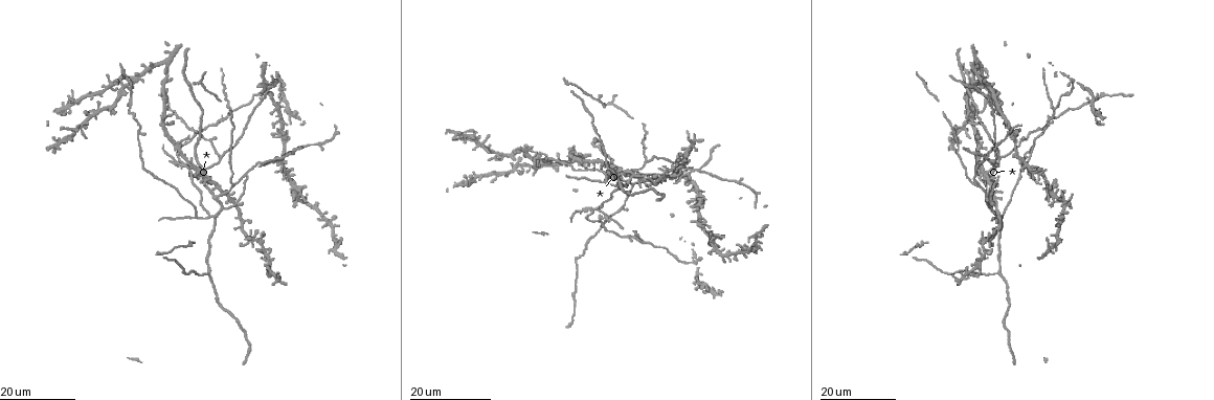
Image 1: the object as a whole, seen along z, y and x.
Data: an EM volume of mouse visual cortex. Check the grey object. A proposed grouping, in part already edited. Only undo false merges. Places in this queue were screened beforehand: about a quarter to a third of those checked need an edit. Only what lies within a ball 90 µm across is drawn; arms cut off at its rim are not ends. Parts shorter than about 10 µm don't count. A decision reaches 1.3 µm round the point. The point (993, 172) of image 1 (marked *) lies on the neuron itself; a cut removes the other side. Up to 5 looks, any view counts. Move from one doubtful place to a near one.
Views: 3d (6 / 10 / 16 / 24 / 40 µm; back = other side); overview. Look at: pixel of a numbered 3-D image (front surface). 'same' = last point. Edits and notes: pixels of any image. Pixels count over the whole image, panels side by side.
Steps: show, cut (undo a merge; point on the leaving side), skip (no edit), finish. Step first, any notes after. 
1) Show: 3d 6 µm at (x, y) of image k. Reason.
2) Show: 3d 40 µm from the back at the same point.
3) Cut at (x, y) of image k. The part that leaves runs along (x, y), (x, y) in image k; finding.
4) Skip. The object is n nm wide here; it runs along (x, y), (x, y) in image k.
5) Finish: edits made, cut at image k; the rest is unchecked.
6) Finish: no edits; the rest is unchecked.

Show: 3d 24 µm at (210, 218) of image 1. Branch point.

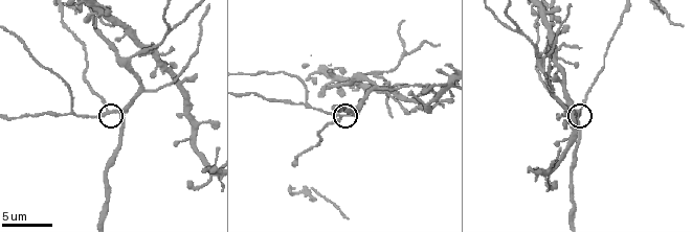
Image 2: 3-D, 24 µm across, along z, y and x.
Show: 3d 6 µm at (108, 109) of image 2.

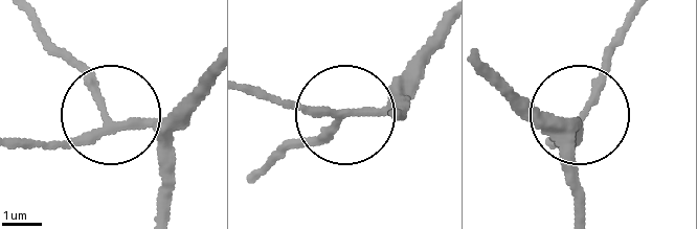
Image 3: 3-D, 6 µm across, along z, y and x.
Skip. 3 arms meet here; it runs along (201, 76), (151, 122), (102, 119), (71, 139), (24, 146) in image 3; continuous, no second neuron.

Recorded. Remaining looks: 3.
Show: 3d 16 µm at (597, 208) of image 1. Four or more arms meet.

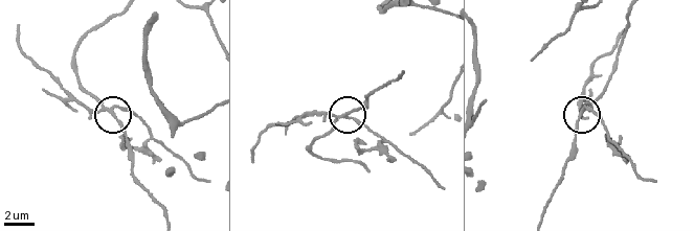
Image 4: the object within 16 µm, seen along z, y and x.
Show: 3d 10 µm at (340, 116) of image 4.

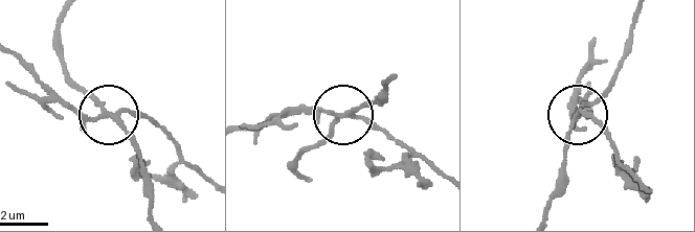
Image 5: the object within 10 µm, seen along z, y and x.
Show: 3d 10 µm from the back at (578, 114) of image 5.

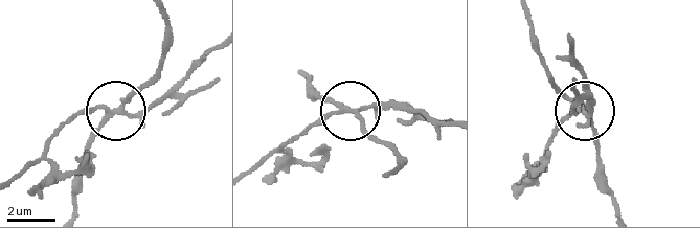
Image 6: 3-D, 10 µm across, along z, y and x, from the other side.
Cut at (150, 105) of image 6. The part that leaves runs along (111, 110), (76, 115), (17, 174) in image 6; two neurons meet here.

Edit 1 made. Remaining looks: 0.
Finish: edits made, cut at image 6; the rest is unchecked.

